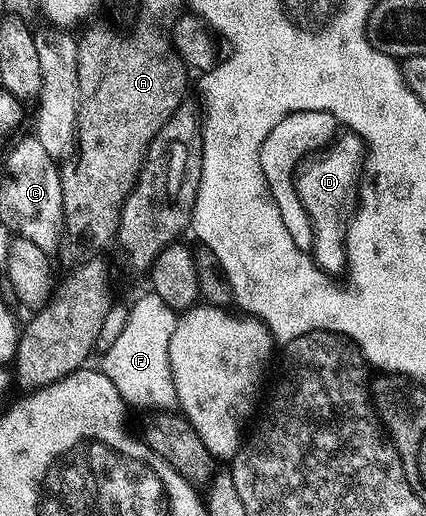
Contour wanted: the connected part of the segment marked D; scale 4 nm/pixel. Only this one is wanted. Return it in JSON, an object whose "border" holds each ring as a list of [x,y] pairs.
{"border":[[[345,138],[343,141],[334,145],[330,154],[321,156],[320,161],[314,161],[306,169],[303,181],[300,181],[297,192],[299,202],[306,208],[307,215],[310,218],[312,227],[312,249],[311,254],[315,262],[323,271],[335,276],[346,267],[346,236],[347,224],[350,221],[350,215],[357,201],[358,181],[357,171],[361,164],[361,151],[359,142],[355,138]]]}

